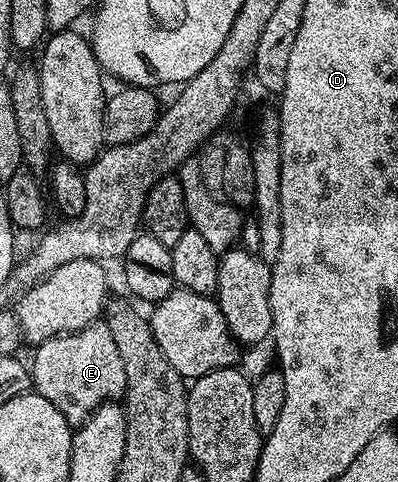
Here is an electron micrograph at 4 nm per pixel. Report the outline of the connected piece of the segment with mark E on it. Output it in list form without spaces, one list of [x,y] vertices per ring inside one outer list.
[[[105,321],[88,324],[75,334],[59,334],[56,338],[44,340],[33,350],[34,363],[31,361],[28,366],[33,389],[44,396],[44,400],[60,408],[60,416],[68,420],[71,428],[86,422],[97,406],[125,395],[124,360],[120,360],[116,340],[112,340],[112,332]]]

